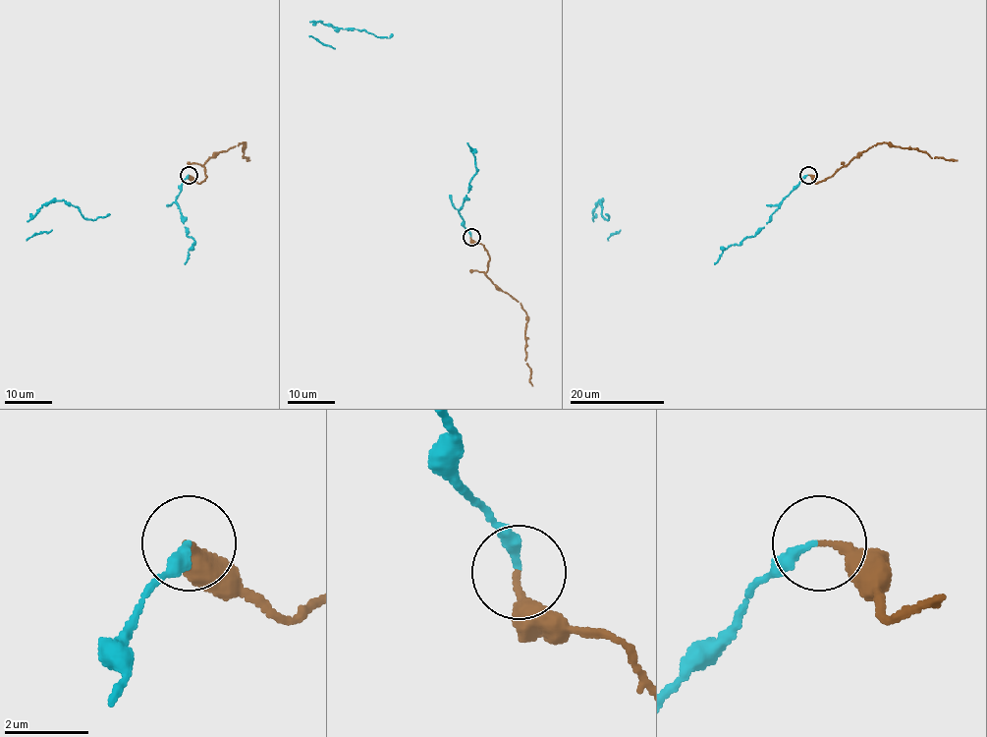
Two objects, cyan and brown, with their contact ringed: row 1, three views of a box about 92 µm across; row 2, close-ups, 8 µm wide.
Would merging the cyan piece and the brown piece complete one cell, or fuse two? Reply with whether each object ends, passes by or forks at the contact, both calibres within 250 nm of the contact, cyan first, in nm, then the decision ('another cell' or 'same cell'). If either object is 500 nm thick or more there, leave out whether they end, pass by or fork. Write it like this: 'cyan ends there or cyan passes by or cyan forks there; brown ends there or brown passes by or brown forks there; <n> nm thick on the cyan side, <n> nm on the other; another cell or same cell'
cyan ends there; brown ends there; 240 nm thick on the cyan side, 220 nm on the other; same cell

